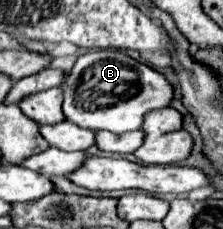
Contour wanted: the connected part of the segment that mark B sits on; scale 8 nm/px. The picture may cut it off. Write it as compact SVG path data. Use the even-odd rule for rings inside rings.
M94 50L78 58L74 64L72 72L68 74L64 82L64 118L72 124L78 124L80 128L90 128L90 130L108 130L114 134L138 130L142 126L142 118L150 110L166 108L168 102L172 100L172 86L166 82L162 74L152 70L150 66L122 54L120 50Z

